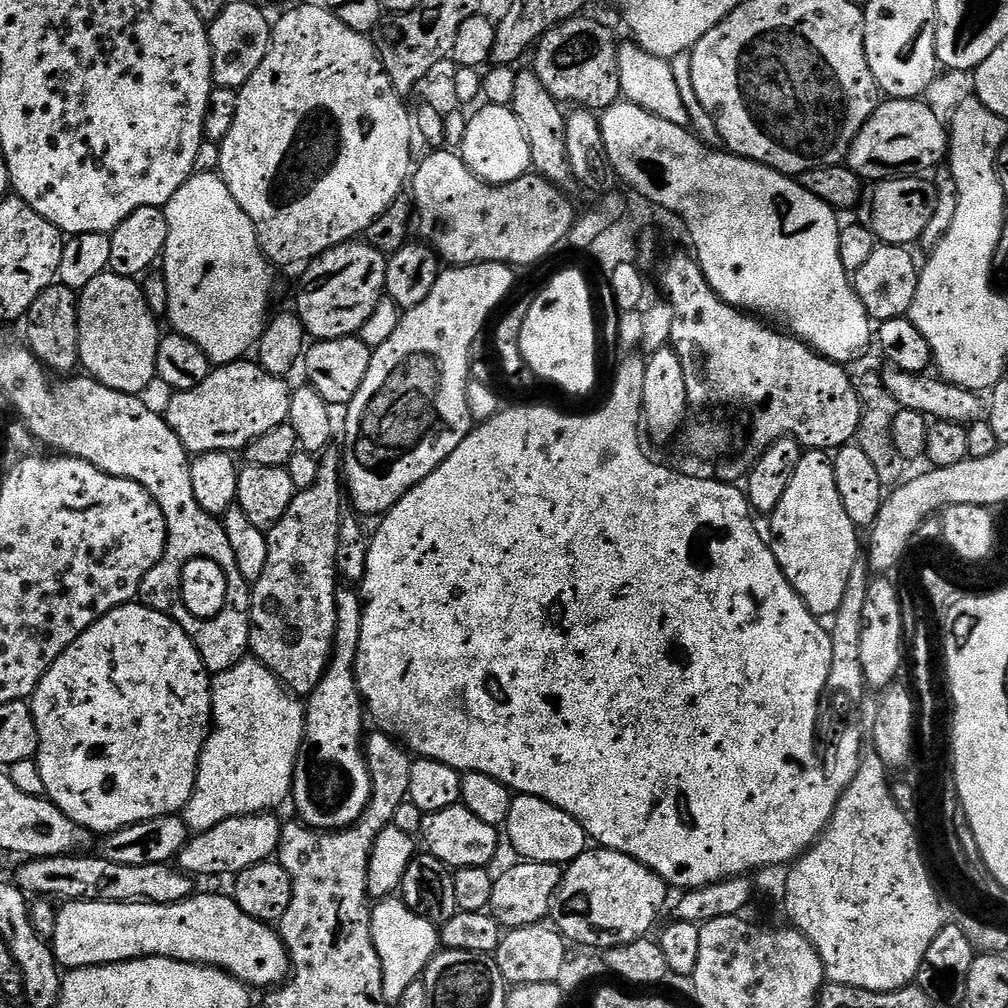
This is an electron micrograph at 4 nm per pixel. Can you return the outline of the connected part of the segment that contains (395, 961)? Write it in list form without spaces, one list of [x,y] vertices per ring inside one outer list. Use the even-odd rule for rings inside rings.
[[[399,898],[378,900],[371,905],[370,934],[374,950],[378,950],[378,962],[382,964],[382,990],[389,1002],[399,1002],[406,989],[421,979],[432,957],[441,947],[437,925],[414,914]]]

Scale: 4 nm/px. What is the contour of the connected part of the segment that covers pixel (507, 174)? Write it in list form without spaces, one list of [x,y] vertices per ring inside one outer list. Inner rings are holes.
[[[485,103],[468,120],[464,128],[464,137],[460,140],[458,154],[464,159],[464,165],[488,184],[509,184],[529,175],[532,168],[530,146],[526,134],[513,114],[511,107],[503,108]]]

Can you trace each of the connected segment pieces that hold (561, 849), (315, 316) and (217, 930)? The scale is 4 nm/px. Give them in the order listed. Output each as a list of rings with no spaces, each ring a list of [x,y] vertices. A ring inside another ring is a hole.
[[[513,795],[508,823],[506,825],[506,840],[512,843],[519,859],[533,864],[559,864],[567,866],[579,858],[583,852],[589,851],[590,841],[584,832],[584,827],[566,810],[558,810],[549,800],[537,796]]]
[[[349,242],[323,252],[303,269],[296,308],[305,333],[316,340],[355,336],[362,322],[370,318],[374,306],[385,295],[386,256],[367,242]]]
[[[193,894],[177,904],[74,900],[57,911],[50,947],[57,965],[64,970],[97,968],[103,964],[161,956],[184,964],[220,968],[252,990],[271,990],[283,984],[290,975],[288,952],[279,931],[265,921],[250,918],[231,895]]]

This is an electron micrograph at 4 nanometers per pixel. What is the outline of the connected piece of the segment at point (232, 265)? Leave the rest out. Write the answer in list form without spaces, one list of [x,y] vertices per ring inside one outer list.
[[[197,172],[178,190],[178,194],[174,194],[174,198],[170,198],[170,202],[163,207],[166,214],[166,222],[168,223],[168,237],[166,238],[166,246],[162,257],[162,275],[166,286],[168,287],[168,314],[167,319],[172,320],[172,324],[179,335],[190,338],[200,349],[208,356],[209,361],[213,365],[233,364],[236,360],[247,357],[248,351],[253,351],[254,345],[259,341],[260,333],[263,332],[268,312],[268,295],[272,292],[272,272],[270,262],[264,257],[264,251],[260,249],[260,239],[256,237],[254,226],[250,222],[250,218],[242,210],[242,206],[238,206],[238,202],[234,202],[234,198],[230,194],[230,190],[226,186],[226,182],[216,172]]]

